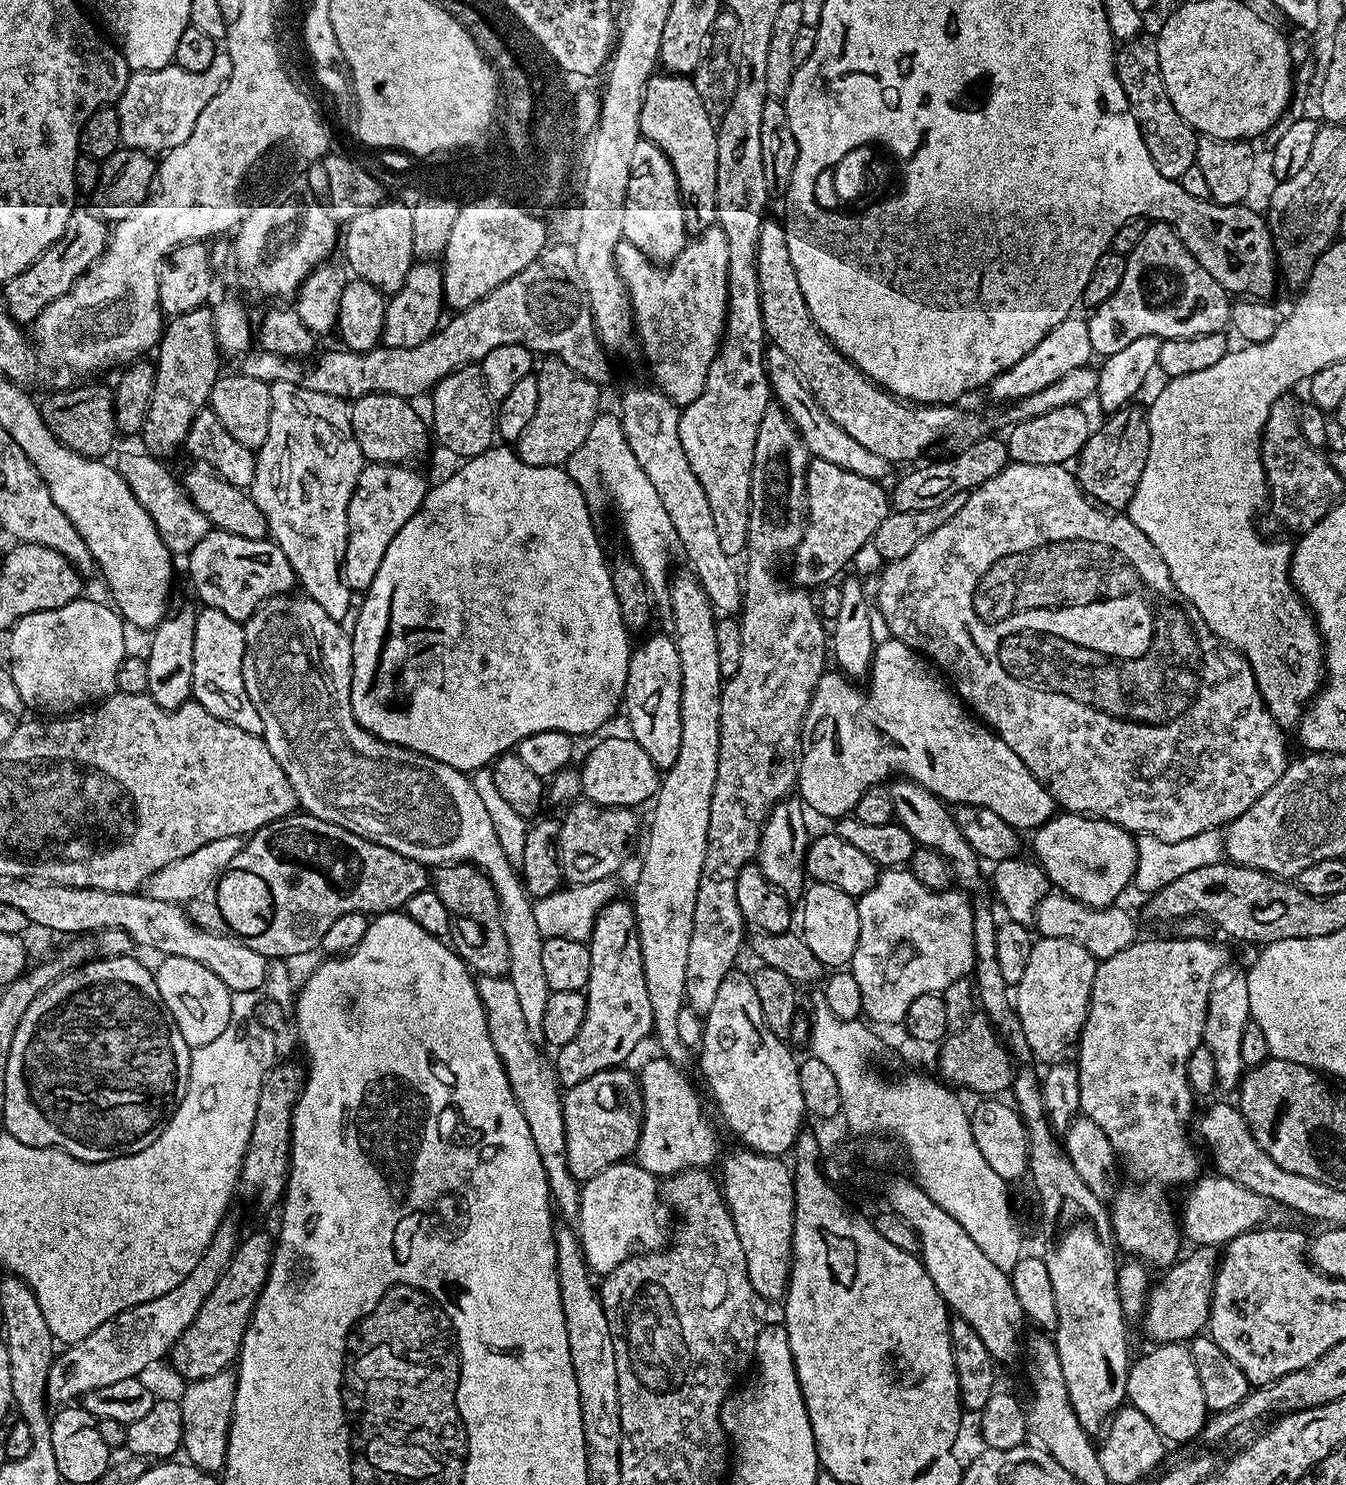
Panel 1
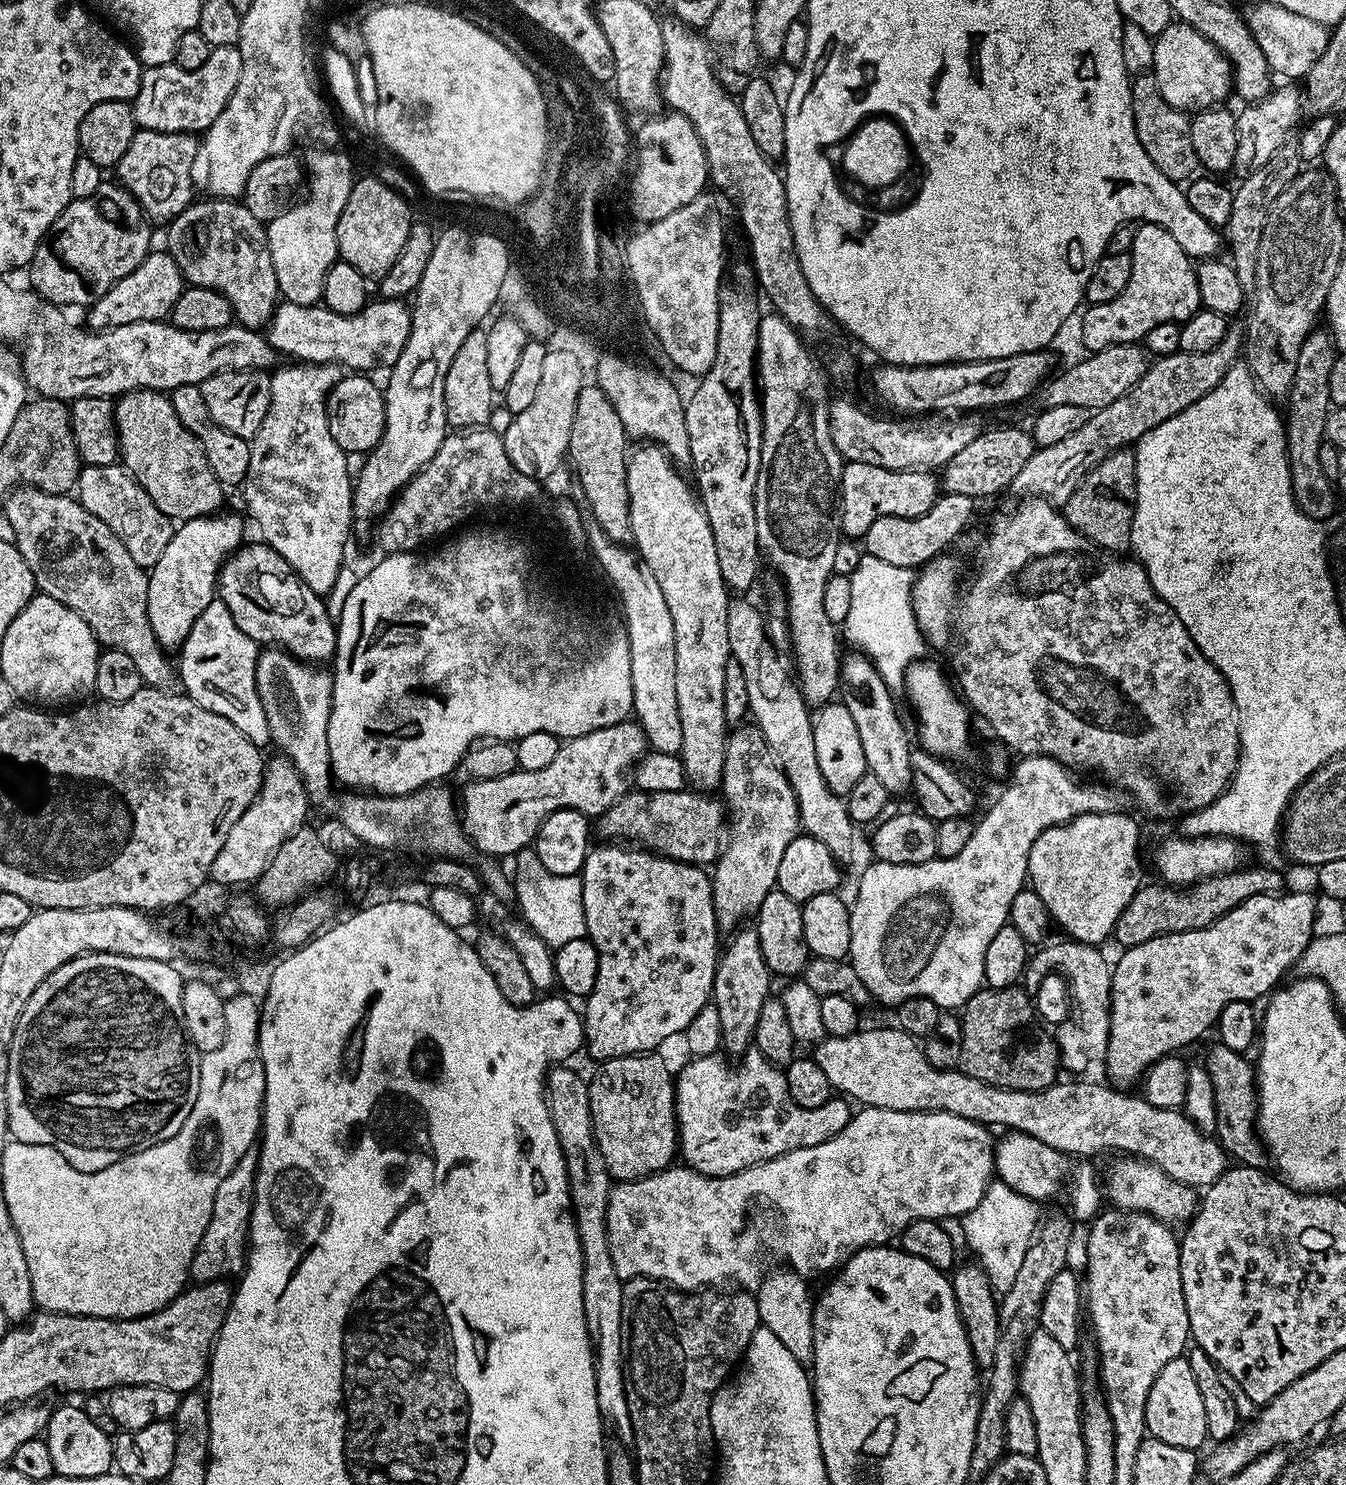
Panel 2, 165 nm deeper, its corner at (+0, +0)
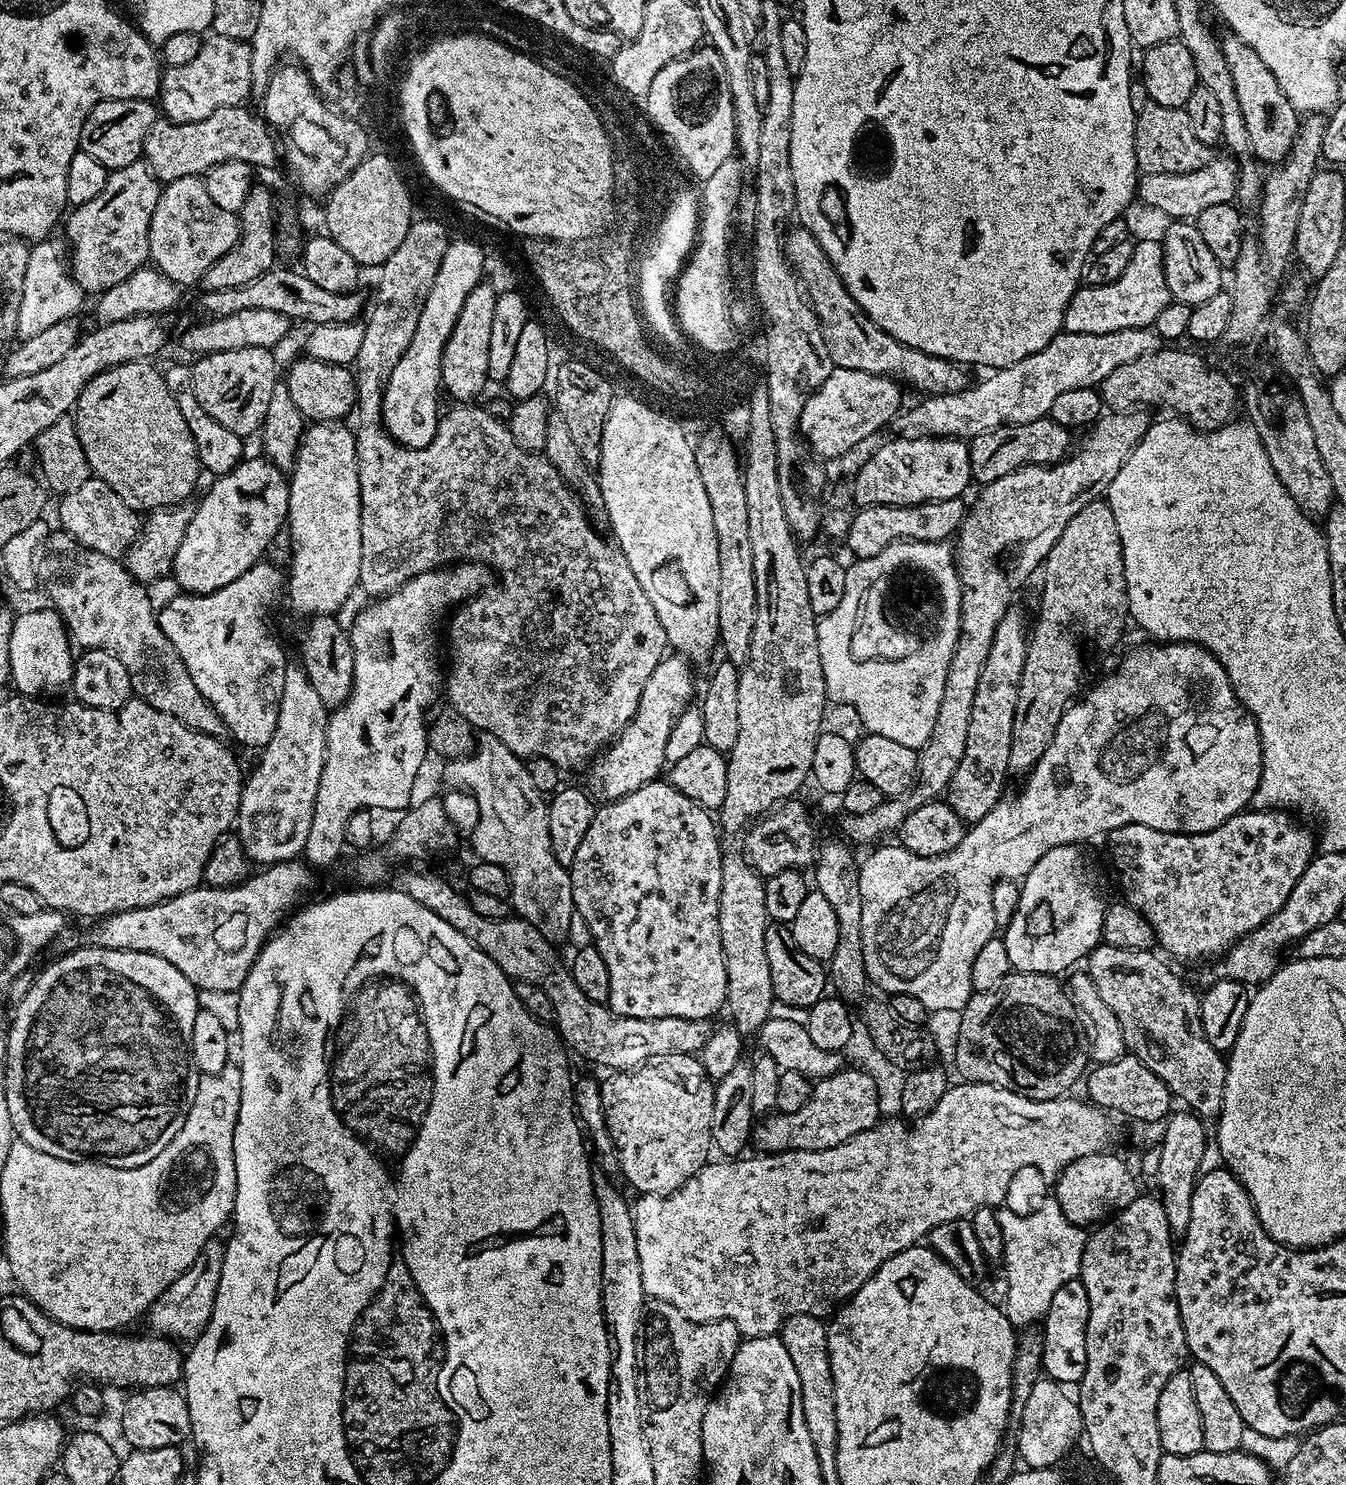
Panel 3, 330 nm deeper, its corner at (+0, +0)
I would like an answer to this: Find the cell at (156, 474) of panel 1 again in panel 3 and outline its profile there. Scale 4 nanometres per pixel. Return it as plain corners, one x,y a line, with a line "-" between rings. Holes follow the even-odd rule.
90,478
78,486
78,490
63,493
60,504
59,527
69,532
82,546
90,550
98,550
98,554
106,554
117,558
123,557
132,543
140,535
142,527
141,513
136,512
104,480

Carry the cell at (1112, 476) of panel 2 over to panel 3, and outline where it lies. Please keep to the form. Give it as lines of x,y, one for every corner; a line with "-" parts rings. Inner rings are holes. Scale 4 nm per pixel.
1101,498
1091,500
1070,522
1066,522
1066,530
1062,530
1062,538
1054,542
1050,554
1044,559
1042,573
1044,572
1044,589
1040,592
1040,614
1036,618
1036,626
1032,626
1028,638
1028,653
1026,662
1022,670
1022,678
1018,686
1018,702
1014,706
1014,730
1012,731
1012,741
1010,742
1010,762
1008,771
1013,777
1027,777
1028,773
1035,768
1038,758
1046,754
1046,746
1054,742
1054,730
1058,730
1058,722
1062,722
1066,709
1072,707
1074,701
1081,695
1084,684
1084,655
1092,652
1097,648
1100,652
1108,652
1124,636
1124,627
1129,627
1130,617
1128,614
1128,595
1126,594
1126,566
1122,558
1122,538
1118,538
1118,522
1114,522
1114,510
1108,505
1107,499

